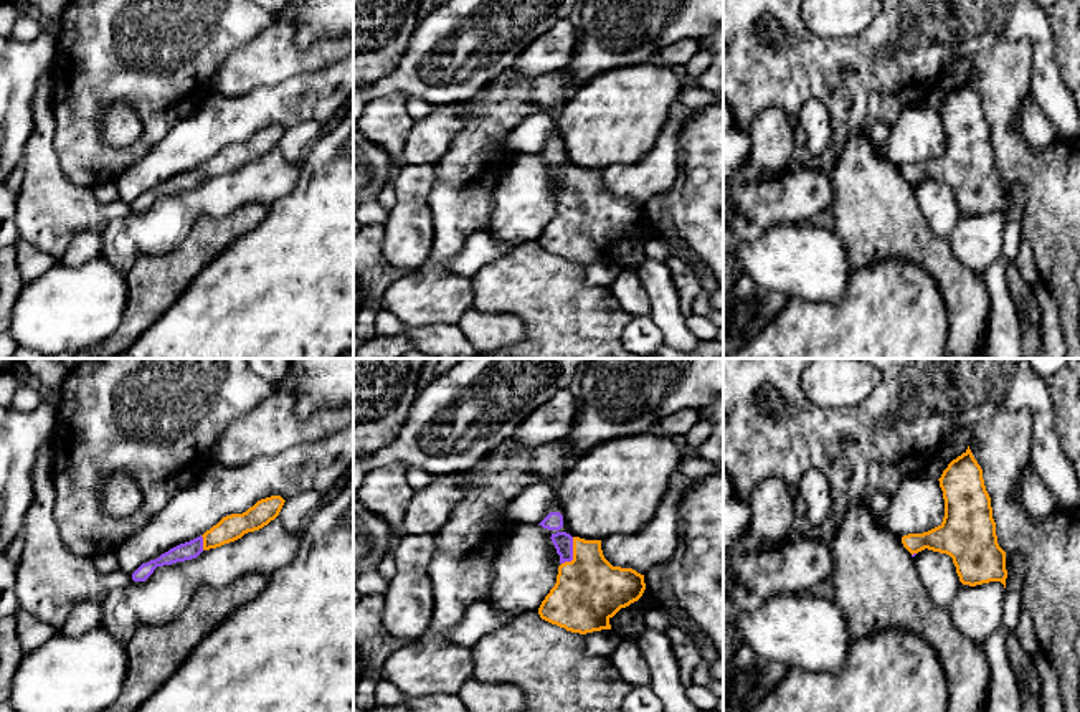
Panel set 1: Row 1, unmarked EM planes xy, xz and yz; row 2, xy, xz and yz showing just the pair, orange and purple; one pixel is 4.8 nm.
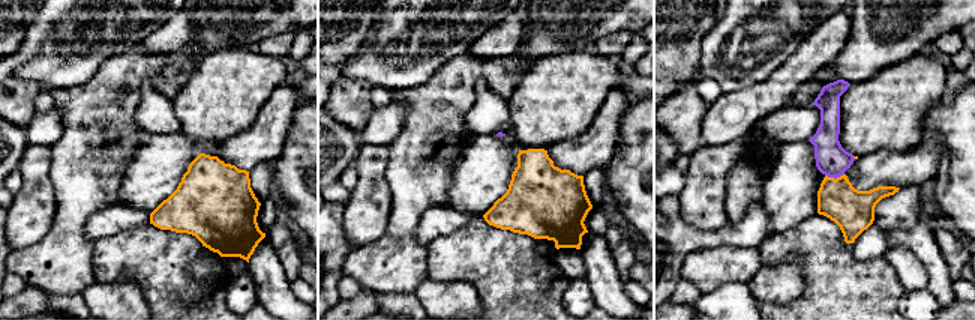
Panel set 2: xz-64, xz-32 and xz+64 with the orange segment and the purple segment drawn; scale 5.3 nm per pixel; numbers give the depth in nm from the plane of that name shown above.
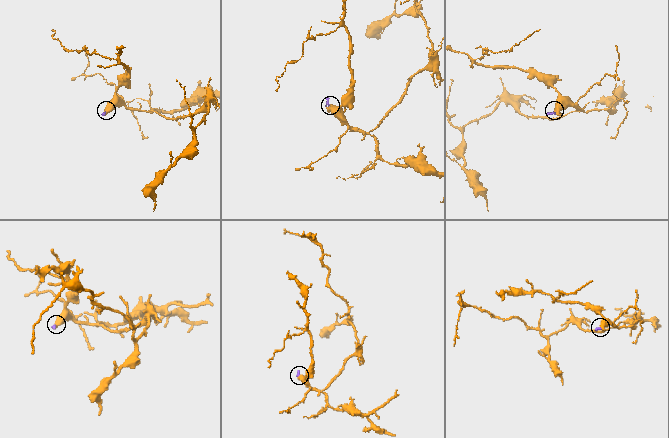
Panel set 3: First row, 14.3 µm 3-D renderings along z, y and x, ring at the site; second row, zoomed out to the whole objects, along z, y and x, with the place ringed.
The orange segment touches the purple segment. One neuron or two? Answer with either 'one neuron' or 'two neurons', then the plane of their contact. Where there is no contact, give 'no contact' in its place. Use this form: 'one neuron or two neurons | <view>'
one neuron | xz

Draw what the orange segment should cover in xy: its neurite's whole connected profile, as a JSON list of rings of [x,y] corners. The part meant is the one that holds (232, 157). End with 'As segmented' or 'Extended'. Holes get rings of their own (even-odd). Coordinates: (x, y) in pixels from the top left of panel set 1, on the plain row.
[[[271,126],[258,131],[243,144],[231,144],[223,147],[203,165],[170,178],[155,190],[142,193],[132,203],[132,210],[145,211],[157,197],[197,188],[203,180],[221,177],[241,169],[248,162],[263,159],[279,145],[284,132],[286,131],[281,126]]]. Extended

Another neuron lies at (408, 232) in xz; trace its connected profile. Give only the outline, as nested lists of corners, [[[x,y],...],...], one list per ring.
[[[405,164],[393,177],[395,206],[383,225],[383,256],[401,269],[421,268],[433,248],[429,192],[434,165]]]

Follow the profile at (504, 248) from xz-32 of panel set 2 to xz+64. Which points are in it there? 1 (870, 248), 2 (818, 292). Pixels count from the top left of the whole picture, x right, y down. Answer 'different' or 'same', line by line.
1: different
2: same

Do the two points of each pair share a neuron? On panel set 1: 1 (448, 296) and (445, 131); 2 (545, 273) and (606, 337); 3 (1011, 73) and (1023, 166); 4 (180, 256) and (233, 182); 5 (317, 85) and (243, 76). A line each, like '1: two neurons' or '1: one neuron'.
1: two neurons
2: one neuron
3: one neuron
4: two neurons
5: two neurons

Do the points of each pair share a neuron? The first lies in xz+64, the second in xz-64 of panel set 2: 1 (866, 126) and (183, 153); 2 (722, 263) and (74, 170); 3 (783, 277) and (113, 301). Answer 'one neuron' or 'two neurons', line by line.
1: two neurons
2: one neuron
3: one neuron

